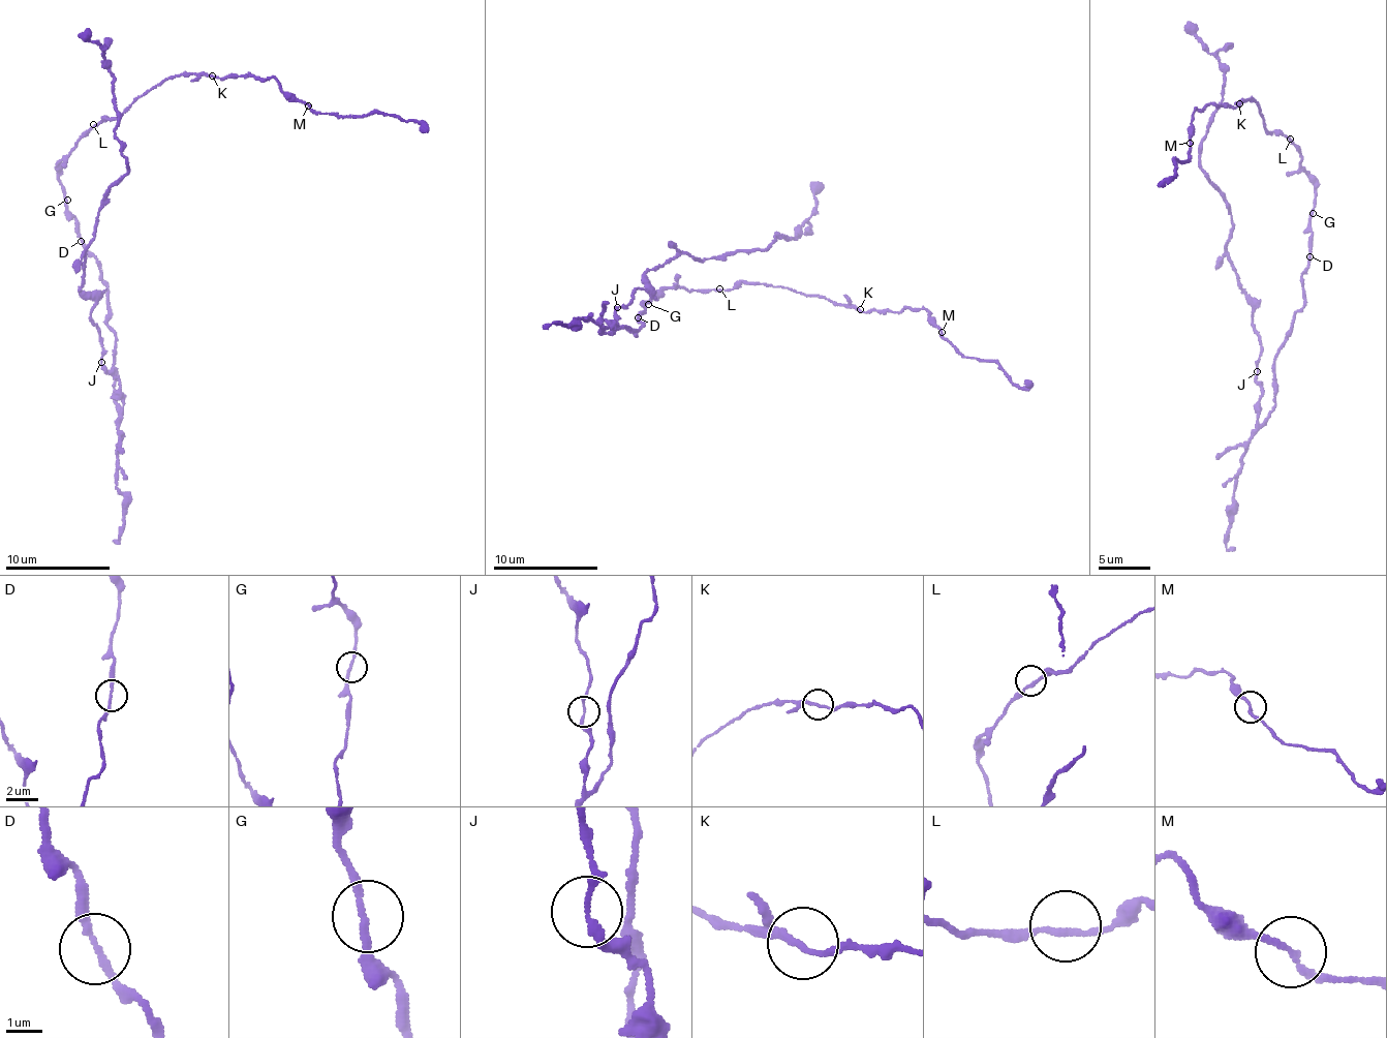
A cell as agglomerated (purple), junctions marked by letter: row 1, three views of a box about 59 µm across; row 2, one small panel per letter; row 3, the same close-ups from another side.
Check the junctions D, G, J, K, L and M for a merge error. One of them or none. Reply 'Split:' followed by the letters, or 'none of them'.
Split: none of them

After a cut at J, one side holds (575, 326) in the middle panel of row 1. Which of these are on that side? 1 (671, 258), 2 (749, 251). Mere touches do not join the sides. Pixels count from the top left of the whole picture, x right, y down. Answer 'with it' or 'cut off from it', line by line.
1: cut off from it
2: cut off from it

